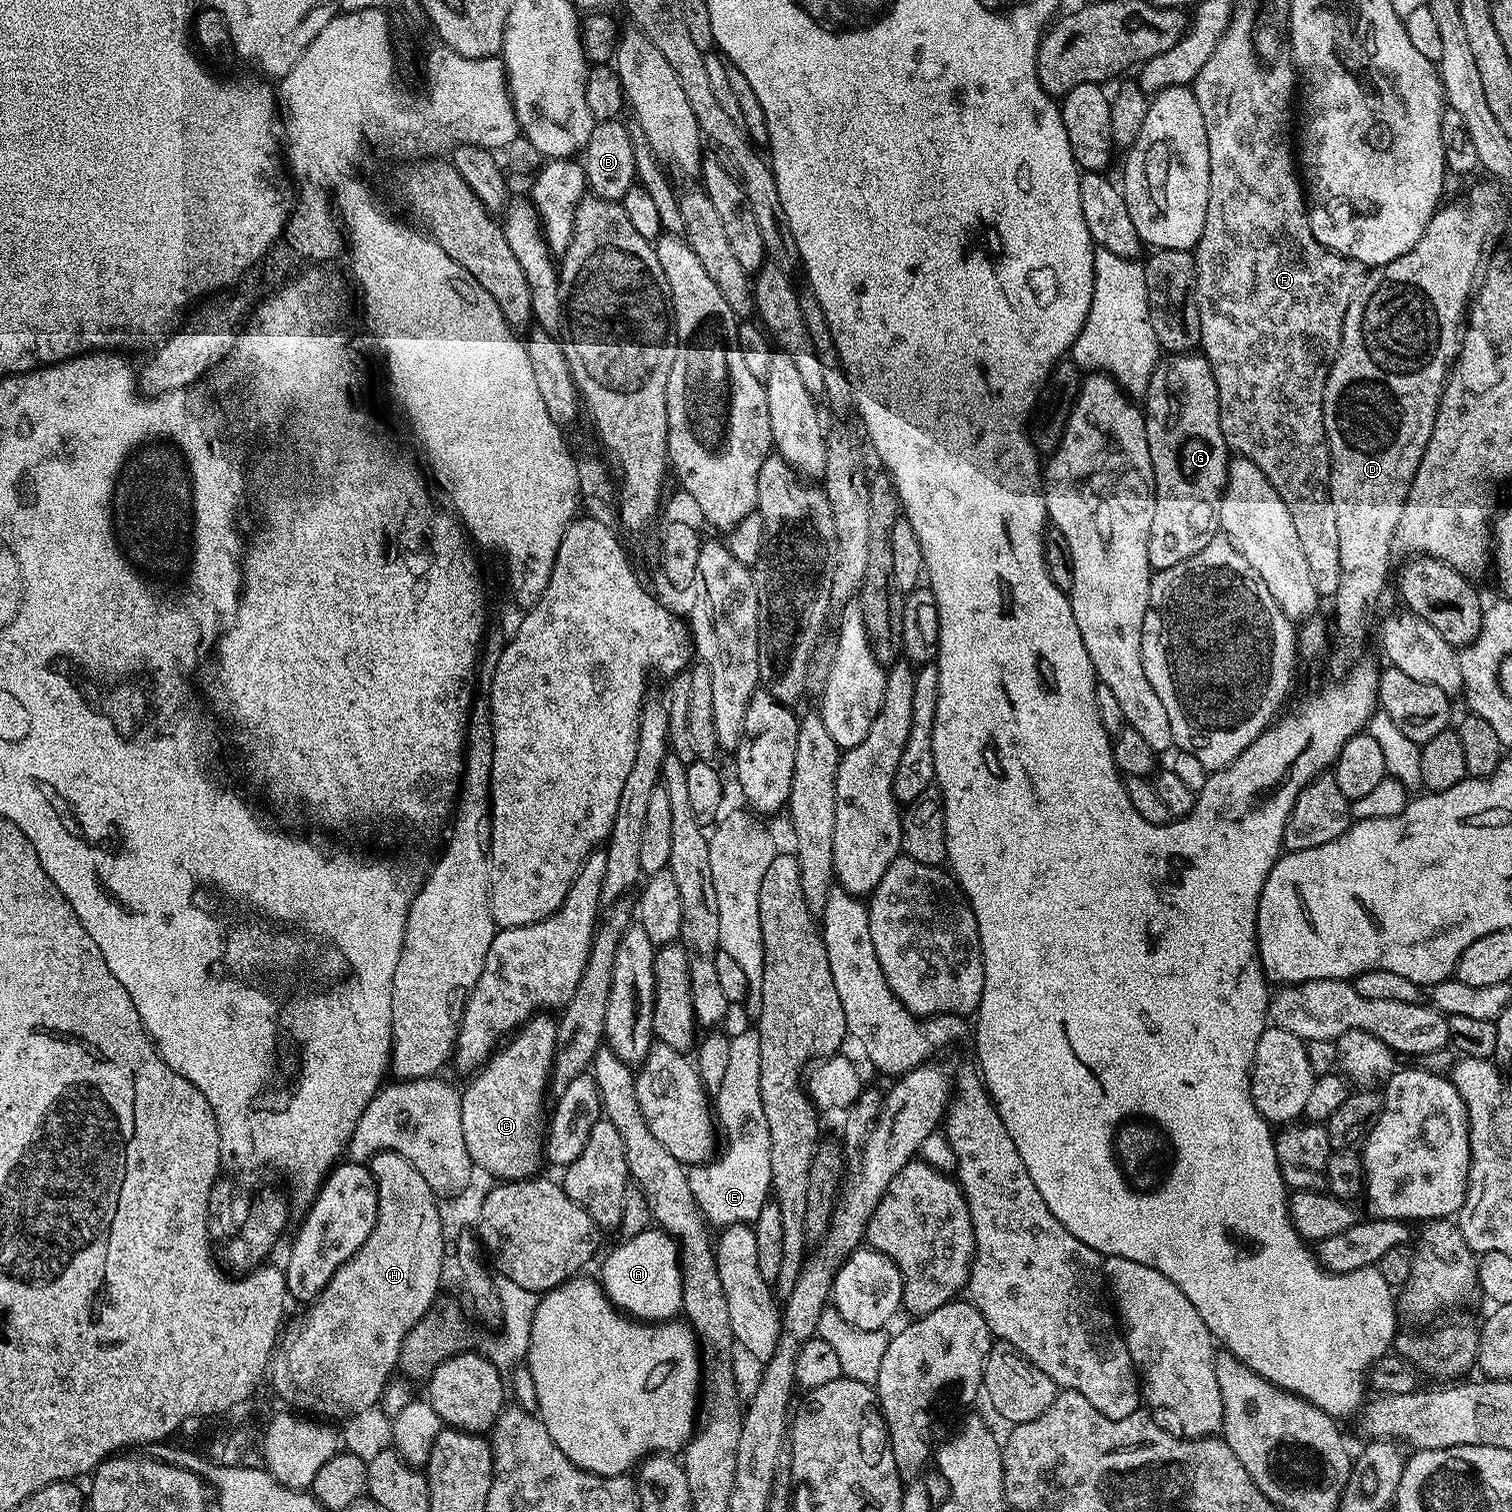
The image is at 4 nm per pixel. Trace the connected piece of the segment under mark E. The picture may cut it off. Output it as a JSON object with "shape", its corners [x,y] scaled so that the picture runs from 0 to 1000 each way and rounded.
{"shape":[[[499,681],[493,681],[485,685],[483,689],[479,712],[478,713],[476,722],[472,724],[472,738],[478,758],[476,764],[468,770],[457,771],[455,774],[456,787],[463,801],[470,810],[474,810],[475,812],[488,809],[499,809],[504,798],[509,794],[511,783],[509,746],[507,737],[505,736],[501,718],[503,685]]]}

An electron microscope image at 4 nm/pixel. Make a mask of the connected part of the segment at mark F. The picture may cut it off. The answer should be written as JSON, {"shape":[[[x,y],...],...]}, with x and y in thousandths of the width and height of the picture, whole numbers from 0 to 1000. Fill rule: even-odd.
{"shape":[[[818,2],[815,14],[808,22],[803,36],[800,37],[798,44],[792,46],[791,52],[787,58],[792,65],[792,70],[795,73],[795,78],[798,81],[798,91],[800,99],[800,128],[798,136],[798,149],[795,149],[795,157],[791,161],[790,169],[791,171],[791,196],[792,197],[792,208],[794,208],[794,230],[796,235],[799,236],[803,245],[803,253],[806,255],[806,269],[807,269],[807,281],[813,297],[817,302],[823,302],[832,311],[837,313],[837,316],[845,324],[848,332],[851,332],[851,337],[853,337],[853,343],[856,343],[856,351],[858,353],[858,359],[864,366],[864,372],[866,374],[866,382],[869,382],[871,395],[883,395],[885,390],[885,350],[882,345],[882,335],[878,329],[878,292],[876,290],[876,256],[877,250],[881,244],[882,237],[886,231],[888,216],[890,210],[890,205],[896,197],[896,194],[902,186],[903,180],[900,175],[892,172],[890,169],[880,167],[877,163],[869,157],[865,146],[865,136],[864,128],[858,116],[858,108],[856,105],[856,93],[852,91],[852,84],[854,82],[854,66],[858,63],[858,48],[854,42],[844,41],[837,44],[831,36],[830,25],[829,22],[832,18],[831,5],[828,3]]]}

